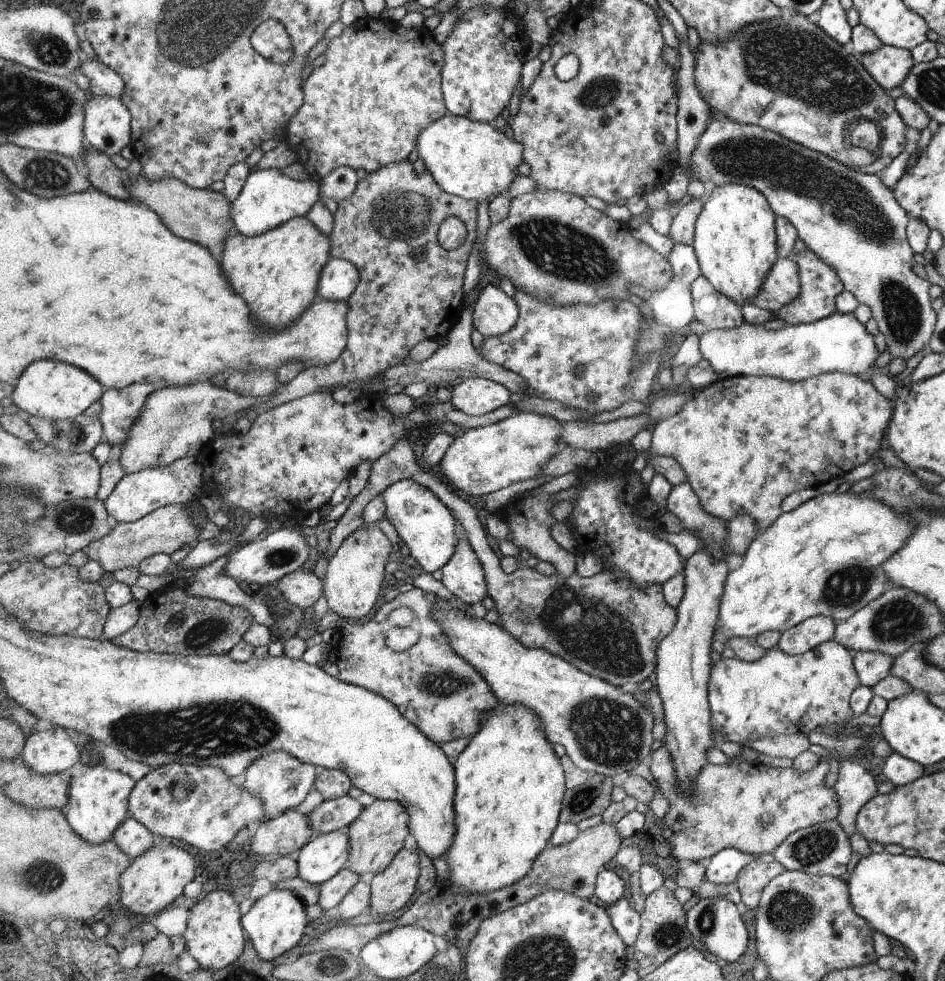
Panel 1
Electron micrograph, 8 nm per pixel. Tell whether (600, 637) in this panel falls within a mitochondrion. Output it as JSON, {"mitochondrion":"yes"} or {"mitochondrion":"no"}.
{"mitochondrion":"yes"}

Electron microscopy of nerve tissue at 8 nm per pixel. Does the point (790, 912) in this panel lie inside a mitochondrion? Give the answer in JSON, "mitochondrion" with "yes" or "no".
{"mitochondrion":"yes"}

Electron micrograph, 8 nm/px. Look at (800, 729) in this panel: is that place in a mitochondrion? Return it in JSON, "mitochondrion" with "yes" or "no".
{"mitochondrion":"no"}

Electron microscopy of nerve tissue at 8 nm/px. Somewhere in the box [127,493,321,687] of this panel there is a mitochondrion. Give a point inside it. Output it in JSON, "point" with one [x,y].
{"point":[204,632]}

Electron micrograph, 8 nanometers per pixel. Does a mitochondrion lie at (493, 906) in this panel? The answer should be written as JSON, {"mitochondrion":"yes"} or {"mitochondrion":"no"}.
{"mitochondrion":"no"}

